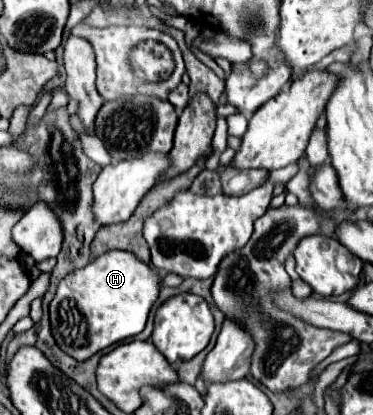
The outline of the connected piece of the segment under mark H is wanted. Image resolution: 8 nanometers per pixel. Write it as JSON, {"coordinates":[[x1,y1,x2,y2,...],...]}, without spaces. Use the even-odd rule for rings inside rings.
{"coordinates":[[108,251,60,281,50,303,52,335,64,353,86,361,108,345,138,335,146,327,158,291,160,277,148,265,128,251]]}

